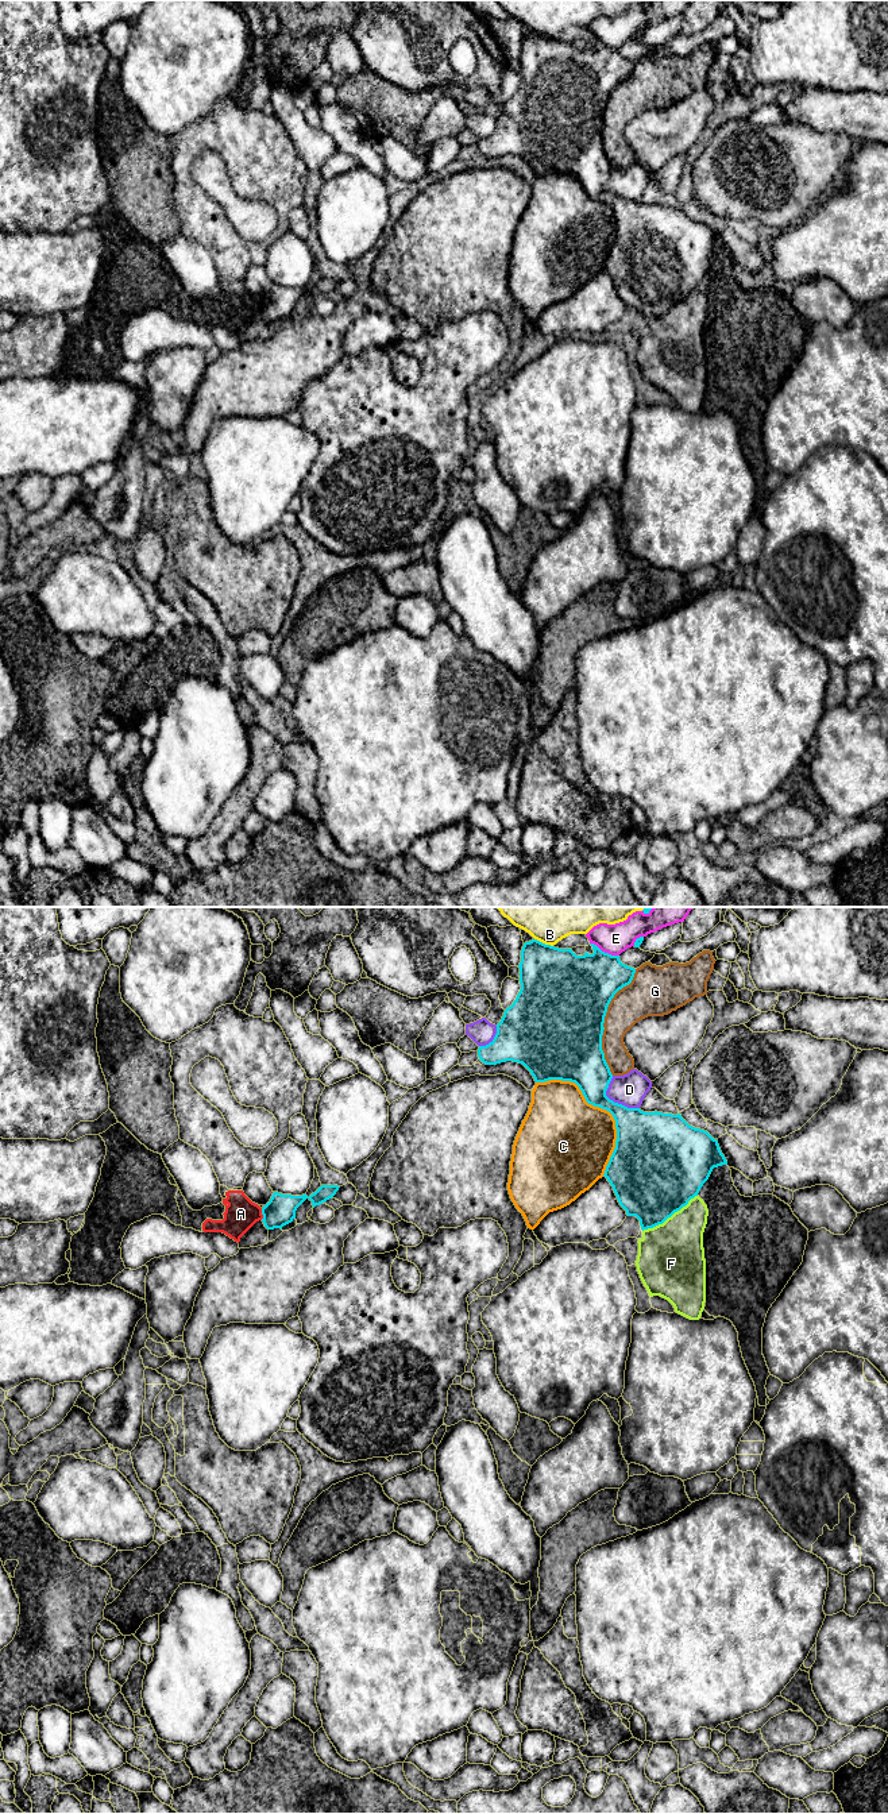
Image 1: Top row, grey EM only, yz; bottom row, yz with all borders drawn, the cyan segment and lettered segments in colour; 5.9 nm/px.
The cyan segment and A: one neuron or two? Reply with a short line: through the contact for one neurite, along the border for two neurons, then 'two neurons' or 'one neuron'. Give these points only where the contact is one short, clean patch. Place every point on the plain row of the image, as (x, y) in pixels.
line yz (261, 301), (262, 312); two neurons

